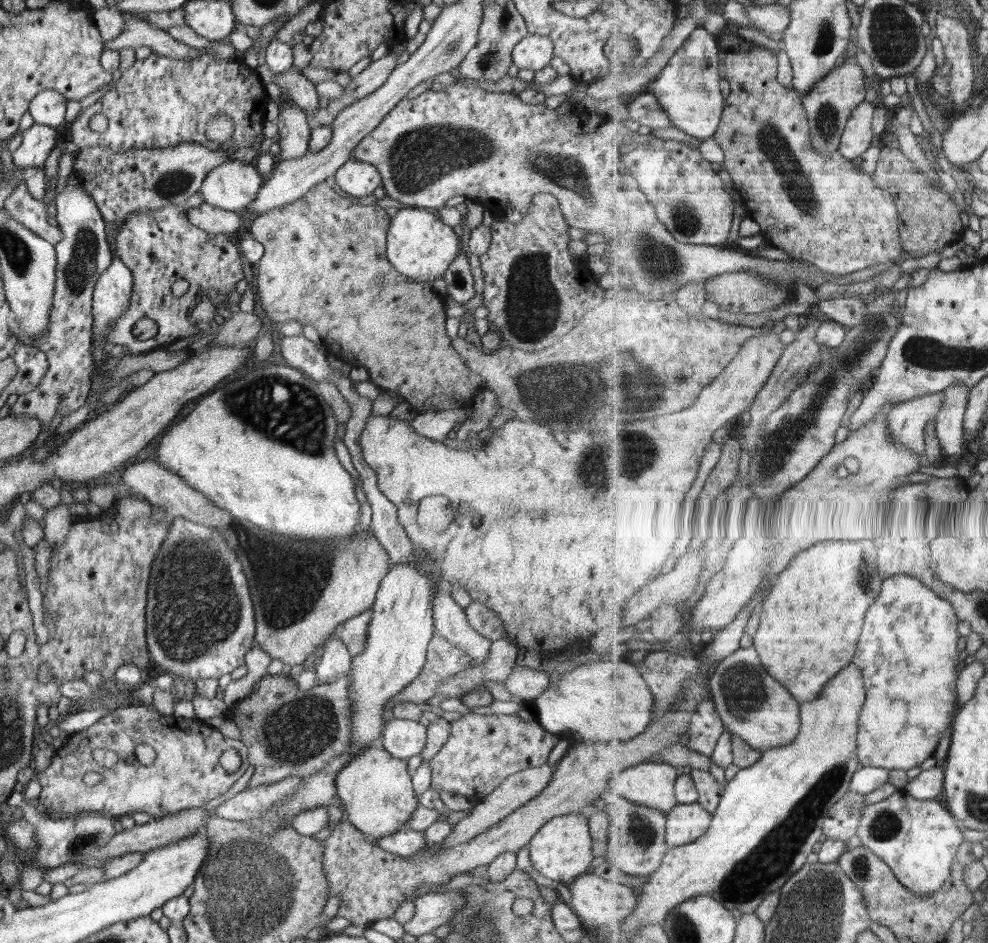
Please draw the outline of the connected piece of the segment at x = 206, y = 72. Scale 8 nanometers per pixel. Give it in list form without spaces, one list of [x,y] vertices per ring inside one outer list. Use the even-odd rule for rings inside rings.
[[[210,45],[200,51],[202,55],[191,59],[171,59],[156,53],[152,53],[143,60],[137,59],[131,68],[122,73],[113,90],[111,89],[96,103],[83,109],[81,116],[72,122],[70,134],[72,134],[73,144],[79,148],[98,144],[112,149],[114,153],[121,153],[130,149],[157,149],[175,147],[182,143],[196,143],[214,150],[218,147],[233,148],[230,152],[230,160],[255,163],[260,151],[251,144],[259,134],[267,135],[271,128],[266,120],[268,95],[260,81],[260,75],[257,69],[249,68],[244,58],[234,61],[224,59],[220,47],[216,45]],[[97,113],[104,114],[108,118],[108,127],[100,134],[88,127],[90,118]],[[216,115],[226,115],[235,122],[232,138],[222,145],[209,141],[205,135],[205,124]]]

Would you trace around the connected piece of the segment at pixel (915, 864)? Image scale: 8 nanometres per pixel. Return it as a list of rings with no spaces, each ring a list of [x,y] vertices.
[[[906,789],[870,804],[866,813],[858,835],[863,845],[884,858],[909,889],[923,895],[940,892],[952,876],[960,846],[967,841],[952,810],[938,800],[920,800]]]

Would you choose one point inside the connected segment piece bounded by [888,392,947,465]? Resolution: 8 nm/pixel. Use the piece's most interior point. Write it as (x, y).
(908, 421)

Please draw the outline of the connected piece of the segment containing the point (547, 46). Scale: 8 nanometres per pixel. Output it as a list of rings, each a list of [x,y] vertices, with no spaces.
[[[528,34],[513,48],[512,60],[519,69],[537,71],[551,64],[553,52],[553,42],[548,37]]]

